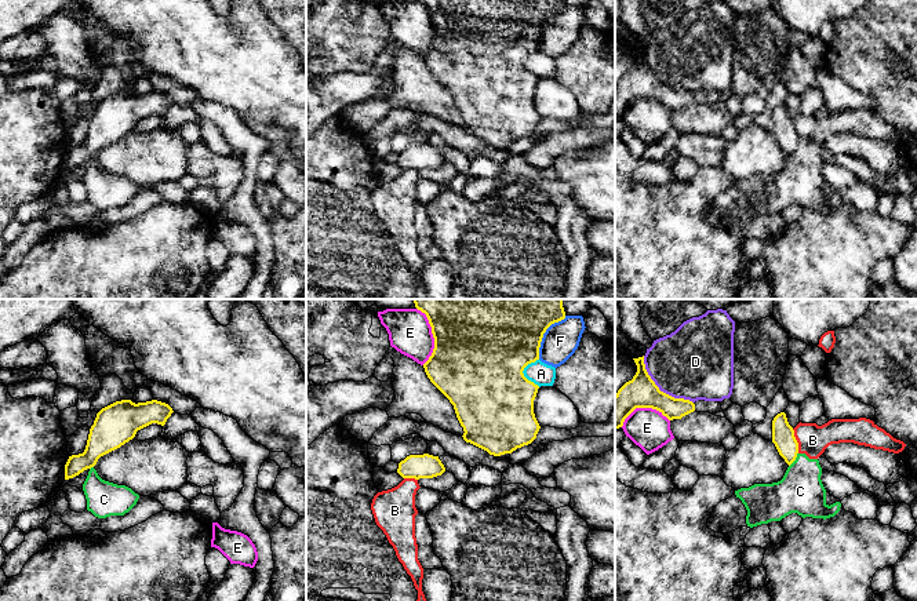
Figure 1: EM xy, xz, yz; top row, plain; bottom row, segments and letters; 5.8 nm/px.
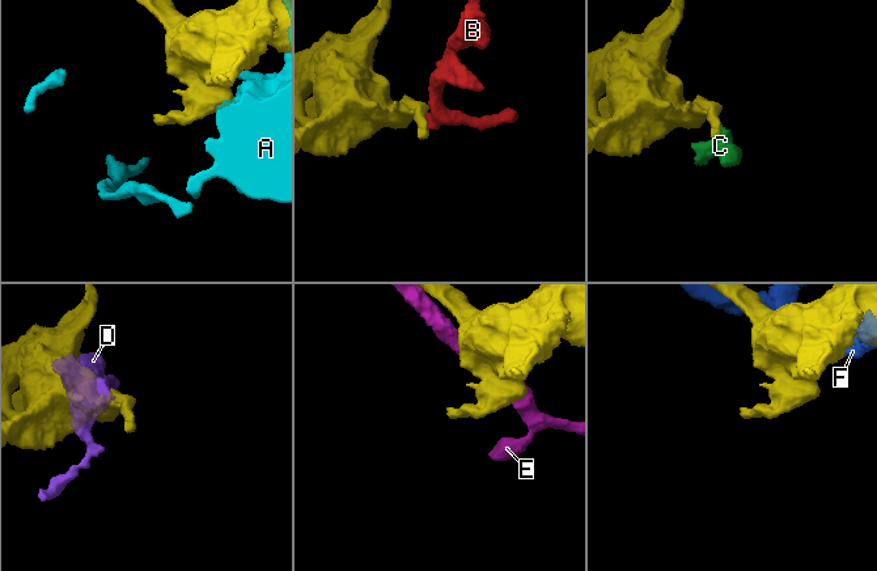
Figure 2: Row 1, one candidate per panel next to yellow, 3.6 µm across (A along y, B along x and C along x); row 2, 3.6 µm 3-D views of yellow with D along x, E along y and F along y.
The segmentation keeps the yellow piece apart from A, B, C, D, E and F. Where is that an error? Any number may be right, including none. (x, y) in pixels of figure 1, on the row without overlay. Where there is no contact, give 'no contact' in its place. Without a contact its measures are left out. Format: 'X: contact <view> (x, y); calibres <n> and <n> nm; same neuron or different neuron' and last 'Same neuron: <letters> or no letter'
A: contact xz (523, 65); calibres 500 and 140 nm; different neuron
B: contact yz (796, 133); calibres 130 and 180 nm; different neuron
C: contact yz (794, 150); calibres 130 and 260 nm; different neuron
D: contact yz (658, 80); calibres 190 and 420 nm; different neuron
E: contact xz (433, 26); calibres 460 and 260 nm; different neuron
F: contact xz (542, 26); calibres 400 and 200 nm; different neuron
Same neuron: no letter

